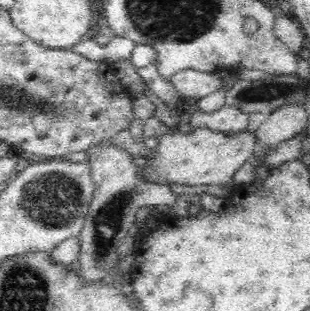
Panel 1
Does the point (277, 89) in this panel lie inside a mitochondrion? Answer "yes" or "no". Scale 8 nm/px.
yes

